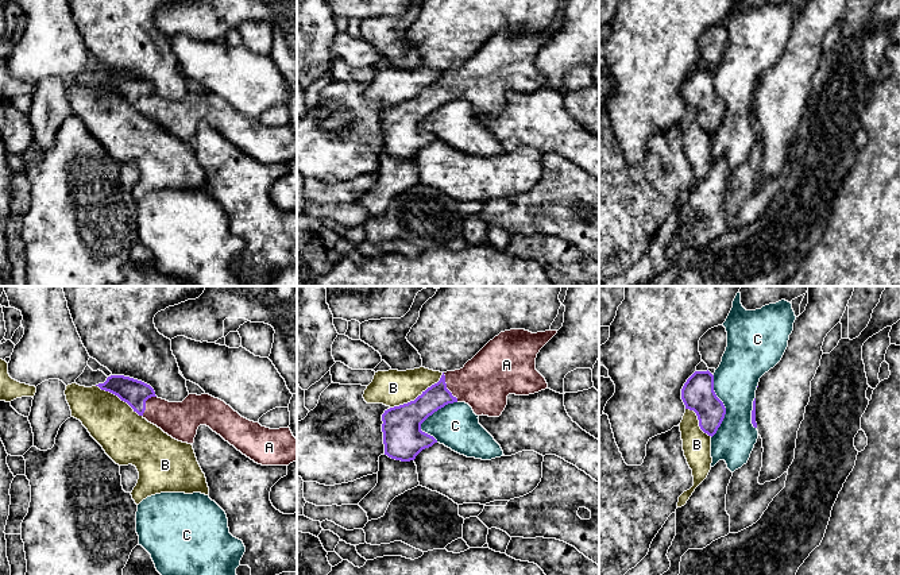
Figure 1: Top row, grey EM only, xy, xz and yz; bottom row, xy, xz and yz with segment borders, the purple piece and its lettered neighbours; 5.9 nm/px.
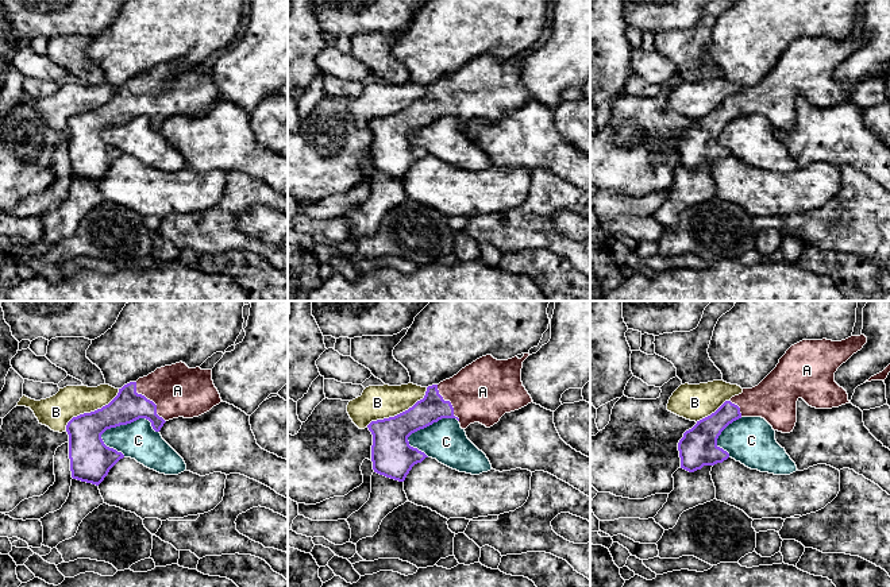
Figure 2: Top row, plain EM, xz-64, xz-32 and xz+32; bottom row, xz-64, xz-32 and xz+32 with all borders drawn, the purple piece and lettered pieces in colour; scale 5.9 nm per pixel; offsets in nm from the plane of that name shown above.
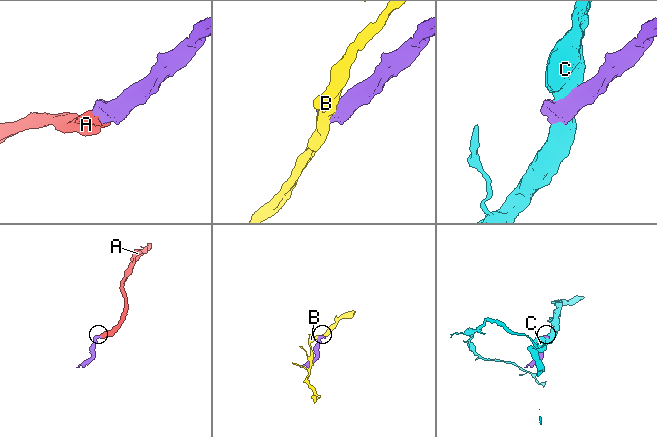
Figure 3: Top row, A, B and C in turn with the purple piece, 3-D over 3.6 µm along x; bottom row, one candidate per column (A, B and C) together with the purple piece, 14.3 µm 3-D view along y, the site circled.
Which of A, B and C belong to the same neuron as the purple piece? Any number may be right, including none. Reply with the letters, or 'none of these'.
A

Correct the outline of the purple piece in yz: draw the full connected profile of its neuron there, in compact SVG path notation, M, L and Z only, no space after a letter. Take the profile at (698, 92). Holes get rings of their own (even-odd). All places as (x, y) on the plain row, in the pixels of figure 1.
M695 69L681 86L685 107L694 108L700 127L714 134L721 124L726 105L714 89L714 73L707 69Z

